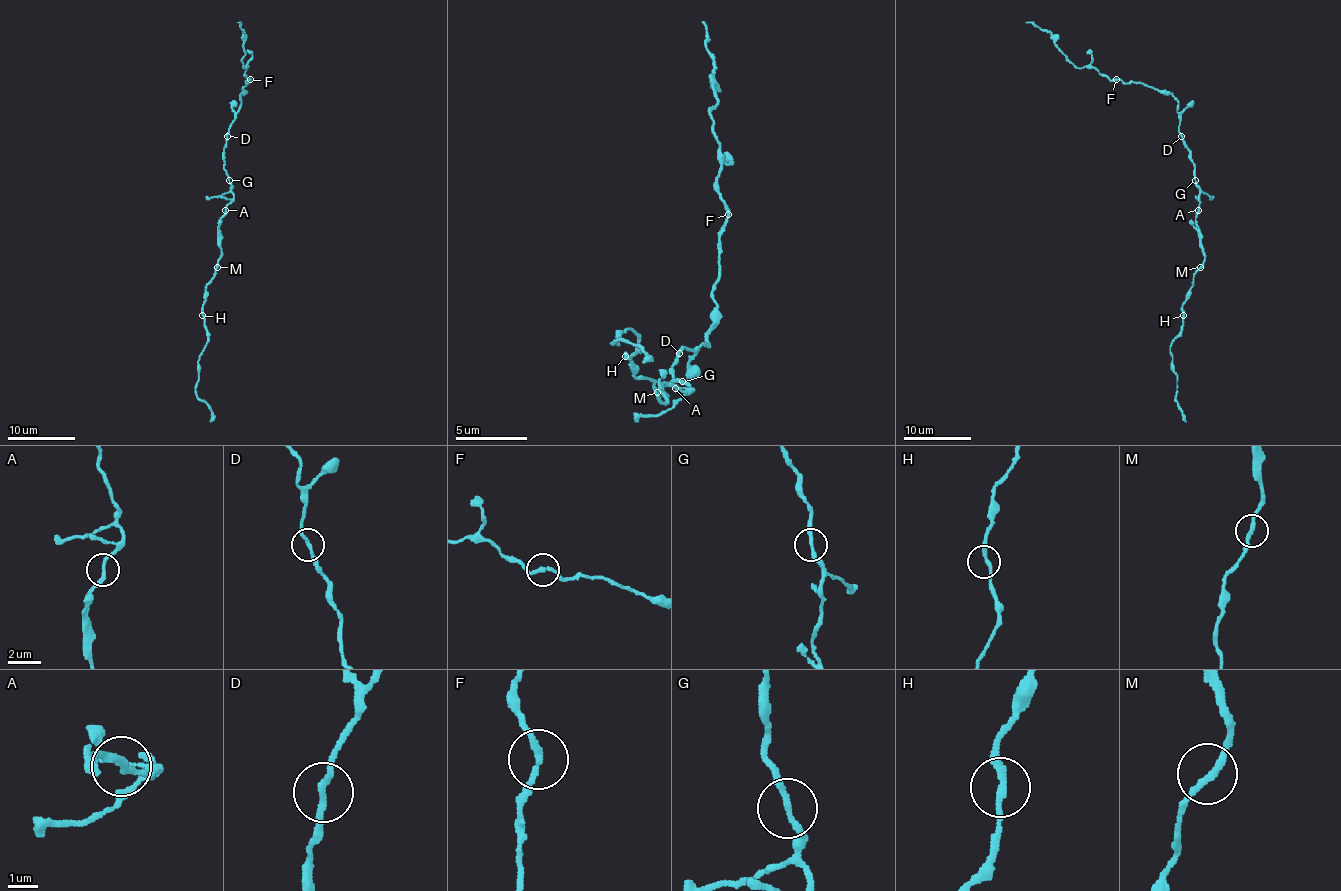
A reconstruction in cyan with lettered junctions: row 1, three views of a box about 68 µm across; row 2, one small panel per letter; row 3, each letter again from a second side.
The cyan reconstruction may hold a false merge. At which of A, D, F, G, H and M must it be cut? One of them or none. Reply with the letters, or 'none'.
none

